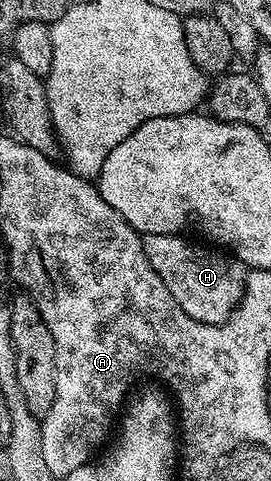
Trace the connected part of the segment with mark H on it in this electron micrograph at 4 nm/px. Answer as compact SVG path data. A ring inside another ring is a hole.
M185 234L142 235L144 253L172 293L172 297L192 317L201 323L223 323L242 300L248 268L245 263L222 249L201 242L189 243ZM206 246L206 247L201 247Z

